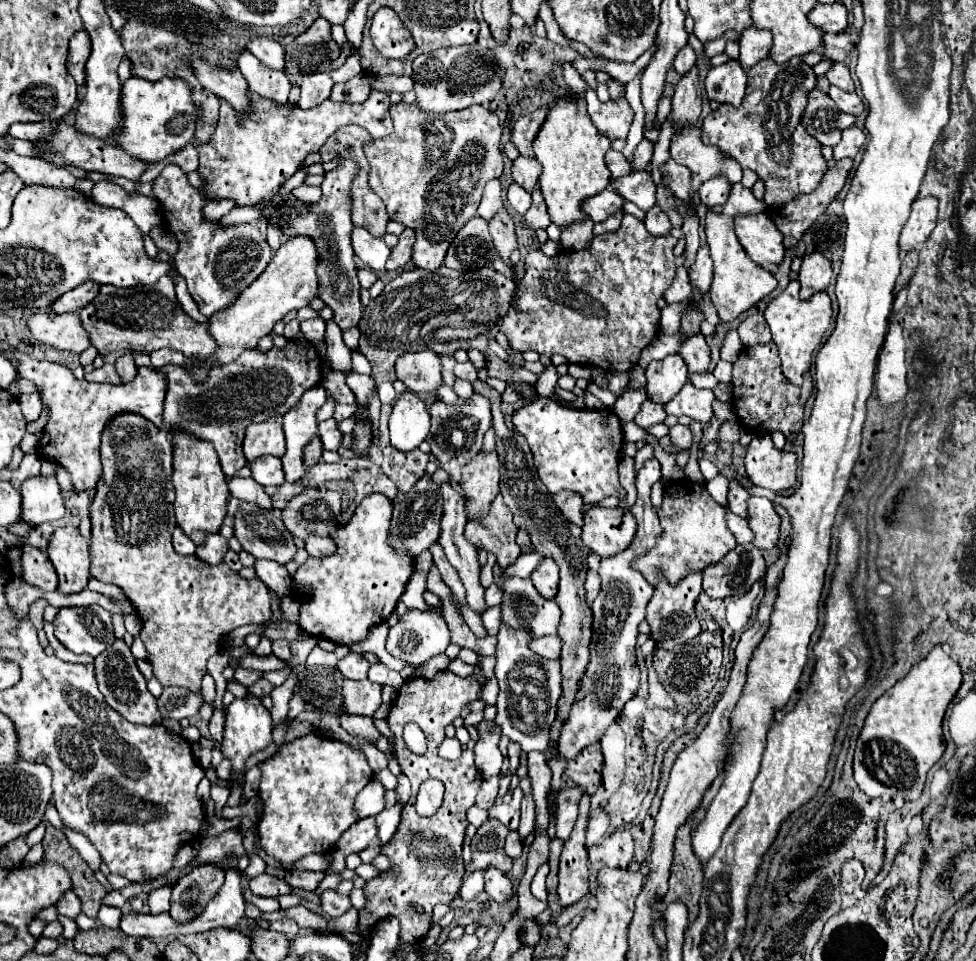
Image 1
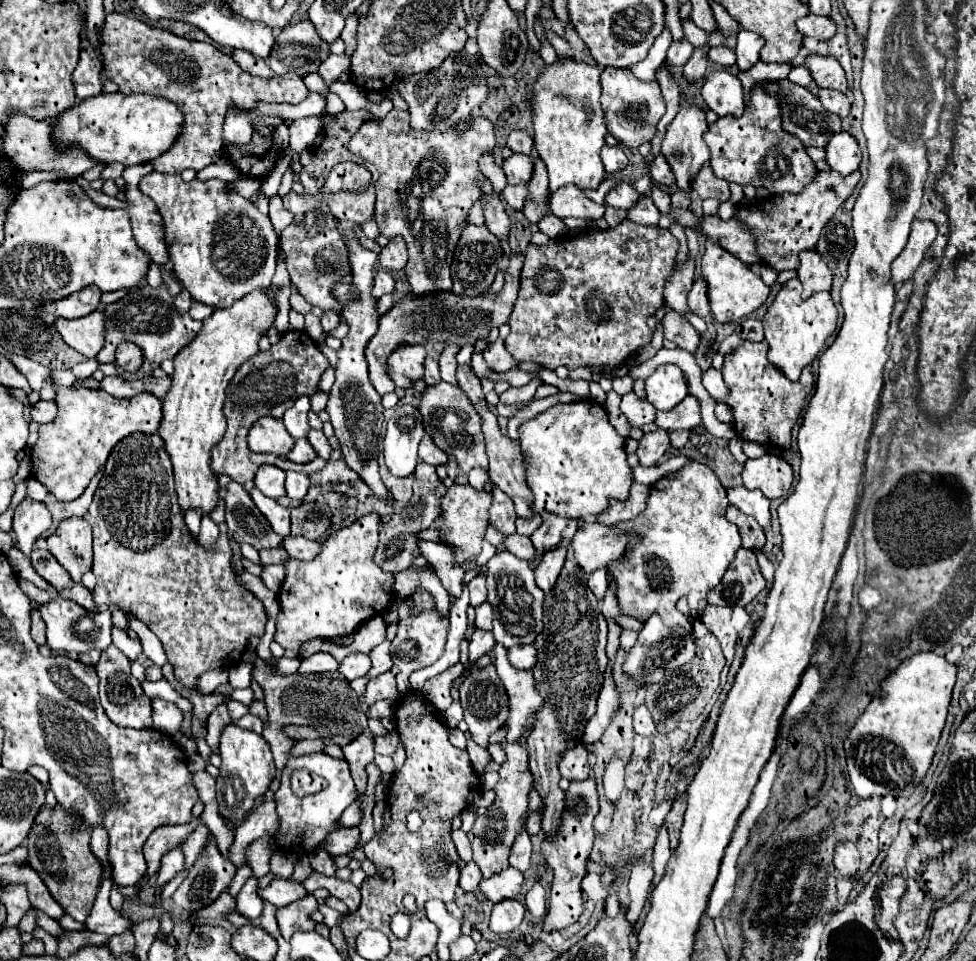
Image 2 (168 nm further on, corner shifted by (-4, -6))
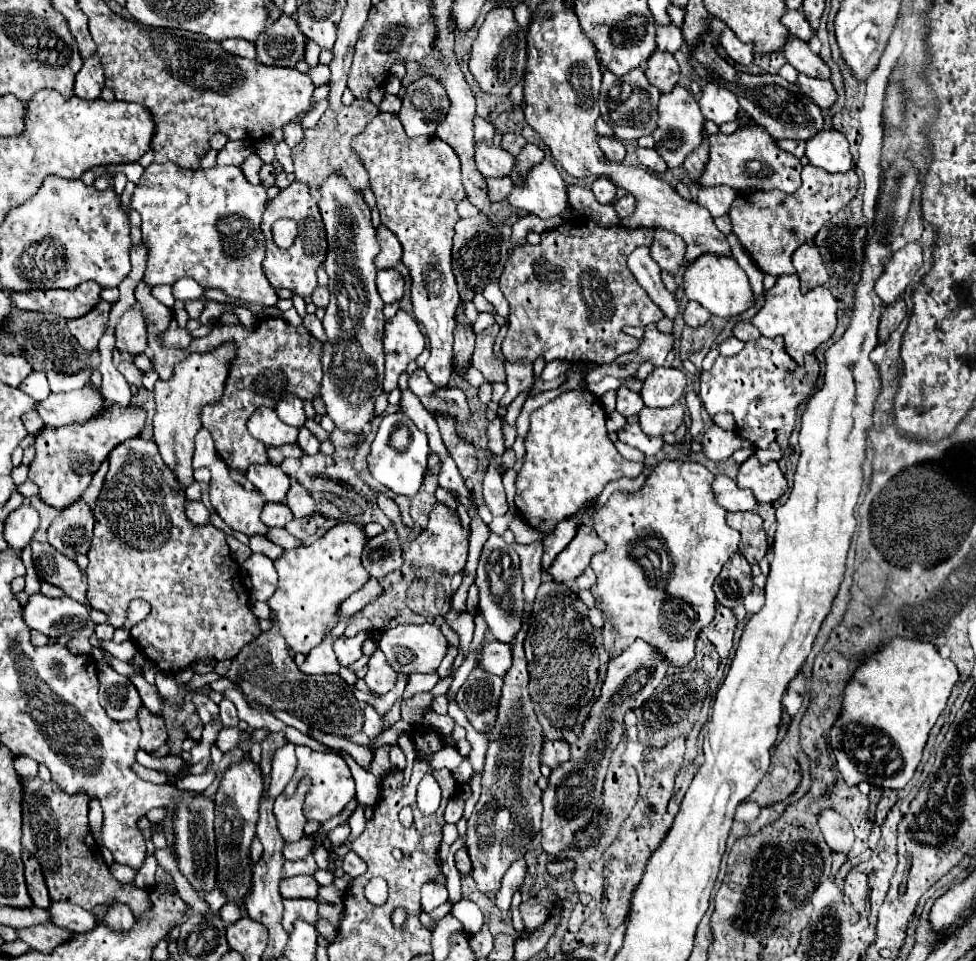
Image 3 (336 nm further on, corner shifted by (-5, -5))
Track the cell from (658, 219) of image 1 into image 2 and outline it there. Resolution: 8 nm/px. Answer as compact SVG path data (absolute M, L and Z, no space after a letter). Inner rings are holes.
M642 196L630 210L628 210L628 216L632 222L640 222L644 226L656 226L658 220L660 220L660 212L658 208L654 206L652 198L650 196Z

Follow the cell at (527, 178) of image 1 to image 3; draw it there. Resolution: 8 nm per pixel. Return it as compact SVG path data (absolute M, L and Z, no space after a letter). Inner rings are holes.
M485 143L477 145L475 161L477 161L477 169L485 177L509 177L515 165L515 157L511 153L505 153L505 149L495 145L489 147Z

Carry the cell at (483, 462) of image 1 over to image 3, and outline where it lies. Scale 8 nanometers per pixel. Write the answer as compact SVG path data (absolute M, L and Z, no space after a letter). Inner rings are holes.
M437 501L429 515L427 527L405 551L405 563L399 573L393 571L389 577L381 579L383 595L371 601L361 613L353 617L345 636L354 637L363 629L385 631L399 623L425 623L431 617L443 617L443 613L451 609L451 579L455 573L463 571L467 563L467 551L469 535L461 523L461 517L455 509Z

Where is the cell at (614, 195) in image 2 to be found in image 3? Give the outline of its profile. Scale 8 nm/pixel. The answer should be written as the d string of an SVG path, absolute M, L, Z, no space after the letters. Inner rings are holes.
M605 177L603 179L597 179L593 183L591 191L593 191L593 195L595 195L595 199L599 203L613 203L617 199L617 185L613 181L605 179Z

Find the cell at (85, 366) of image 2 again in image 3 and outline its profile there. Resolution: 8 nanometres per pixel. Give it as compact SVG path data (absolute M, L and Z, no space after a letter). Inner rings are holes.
M81 369L77 373L57 373L57 371L49 371L47 373L47 379L49 379L49 387L51 391L73 391L73 389L79 389L79 387L85 387L87 381L91 379L91 369Z

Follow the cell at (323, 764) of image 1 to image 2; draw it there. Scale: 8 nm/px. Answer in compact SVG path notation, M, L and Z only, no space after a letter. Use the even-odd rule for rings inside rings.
M322 752L304 754L298 758L288 758L288 762L282 770L280 782L282 784L274 794L276 804L278 804L278 818L280 818L280 832L276 834L276 840L282 848L290 848L294 852L310 852L312 848L316 848L326 838L326 834L330 834L332 830L338 828L336 820L356 800L356 788L354 788L354 780L350 776L350 770L348 770L348 762L344 758L332 758L332 756L326 756ZM298 768L308 768L310 772L322 776L328 782L328 786L324 790L320 790L318 794L298 798L290 788L290 774Z

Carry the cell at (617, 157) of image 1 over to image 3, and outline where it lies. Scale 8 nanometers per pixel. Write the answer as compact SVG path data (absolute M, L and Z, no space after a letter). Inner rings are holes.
M599 137L599 147L605 153L605 157L613 163L621 163L625 159L625 147L621 141L617 139L609 139L609 137Z

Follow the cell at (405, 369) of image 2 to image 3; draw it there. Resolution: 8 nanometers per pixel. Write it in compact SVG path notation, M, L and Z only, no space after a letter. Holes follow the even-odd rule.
M399 311L391 321L385 323L383 349L385 349L385 391L391 391L397 389L397 381L401 373L407 369L407 365L415 361L425 349L425 337L419 331L417 321L405 311Z

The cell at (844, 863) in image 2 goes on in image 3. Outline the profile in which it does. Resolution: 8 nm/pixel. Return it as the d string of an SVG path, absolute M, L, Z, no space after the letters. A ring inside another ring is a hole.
M821 811L819 815L819 827L821 827L821 833L827 841L827 845L833 849L833 851L841 851L841 853L849 853L853 843L855 843L855 835L853 835L853 829L849 825L849 821L839 815L837 811Z

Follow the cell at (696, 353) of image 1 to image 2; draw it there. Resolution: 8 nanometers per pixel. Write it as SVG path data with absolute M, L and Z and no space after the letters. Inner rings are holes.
M664 302L664 338L672 340L678 348L688 350L690 354L696 352L698 344L700 344L700 332L676 310L672 310L666 302Z

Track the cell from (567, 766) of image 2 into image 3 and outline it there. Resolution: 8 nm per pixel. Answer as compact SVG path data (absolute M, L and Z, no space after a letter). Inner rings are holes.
M545 741L541 751L541 763L549 769L561 767L565 761L569 761L569 743L567 741Z

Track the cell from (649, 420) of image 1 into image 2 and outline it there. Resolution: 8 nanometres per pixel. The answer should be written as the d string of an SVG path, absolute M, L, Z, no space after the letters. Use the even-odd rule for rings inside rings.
M634 392L622 396L620 410L622 410L624 416L628 418L630 426L636 426L636 428L640 428L640 426L644 426L644 424L650 424L650 422L654 422L654 418L656 418L654 406L652 406L648 400L640 400Z

